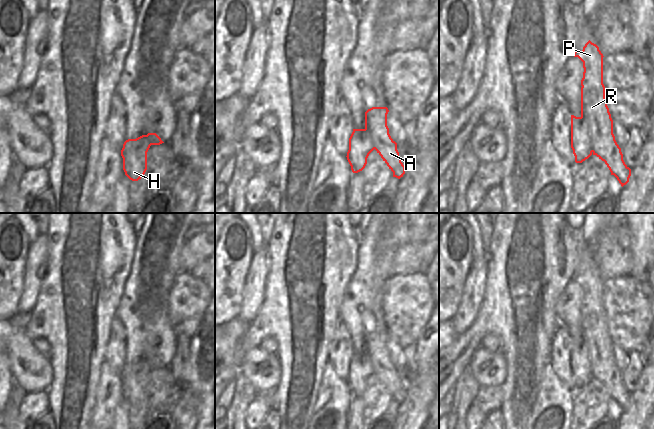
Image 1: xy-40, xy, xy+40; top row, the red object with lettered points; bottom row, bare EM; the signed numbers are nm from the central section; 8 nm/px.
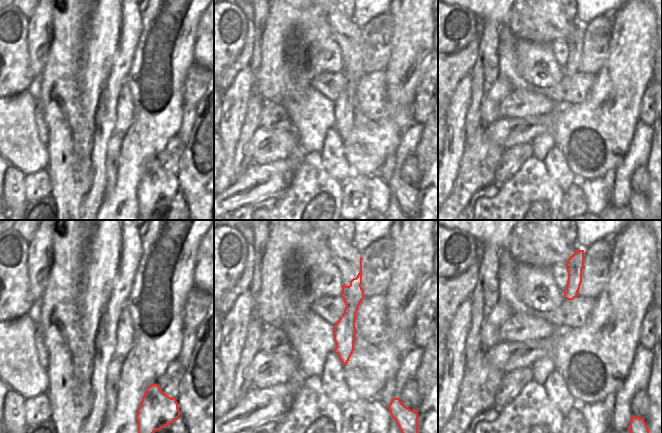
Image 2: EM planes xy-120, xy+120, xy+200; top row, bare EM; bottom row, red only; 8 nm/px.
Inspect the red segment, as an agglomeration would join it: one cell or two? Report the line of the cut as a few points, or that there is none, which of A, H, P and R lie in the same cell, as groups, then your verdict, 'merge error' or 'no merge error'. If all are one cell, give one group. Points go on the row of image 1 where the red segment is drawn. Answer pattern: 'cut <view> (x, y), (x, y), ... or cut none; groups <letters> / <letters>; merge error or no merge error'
cut xy+40 (581, 116), (584, 118), (590, 136), (592, 151); groups A P R / H; merge error

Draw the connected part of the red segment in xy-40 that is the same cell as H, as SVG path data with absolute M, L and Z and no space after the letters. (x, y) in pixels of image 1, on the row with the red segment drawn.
M142 135L136 139L128 139L121 150L123 170L132 181L138 181L147 170L147 152L151 146L148 137Z

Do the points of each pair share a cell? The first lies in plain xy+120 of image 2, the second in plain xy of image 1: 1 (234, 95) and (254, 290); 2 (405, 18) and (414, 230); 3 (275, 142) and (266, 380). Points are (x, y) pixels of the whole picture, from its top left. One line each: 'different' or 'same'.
1: same
2: same
3: same

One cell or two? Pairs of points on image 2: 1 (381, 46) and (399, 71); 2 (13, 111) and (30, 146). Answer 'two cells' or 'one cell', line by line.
1: two cells
2: one cell

